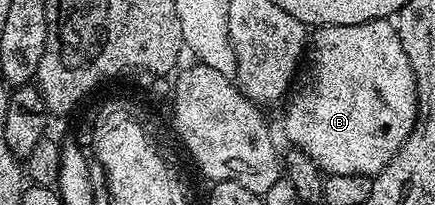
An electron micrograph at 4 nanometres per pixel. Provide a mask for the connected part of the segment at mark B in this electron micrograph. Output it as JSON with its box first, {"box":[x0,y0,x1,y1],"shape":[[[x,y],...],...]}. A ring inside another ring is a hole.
{"box":[284,18,416,176],"shape":[[[379,18],[357,26],[313,29],[303,74],[299,79],[300,87],[298,82],[291,91],[292,103],[284,110],[285,136],[314,165],[321,166],[325,175],[375,176],[386,169],[416,127],[416,74],[410,68],[410,60],[406,60],[406,51],[402,48],[402,40],[398,40],[395,25],[387,18]]]}

